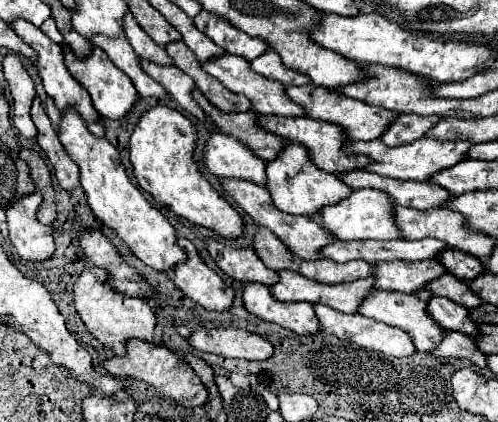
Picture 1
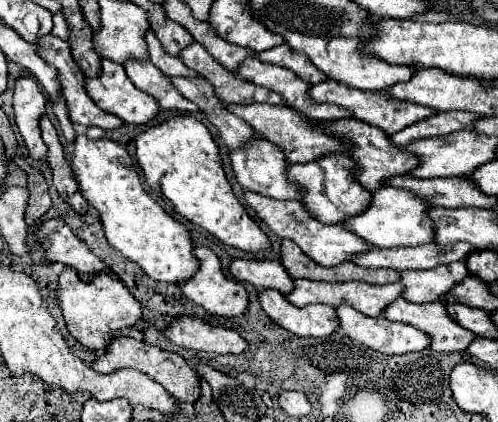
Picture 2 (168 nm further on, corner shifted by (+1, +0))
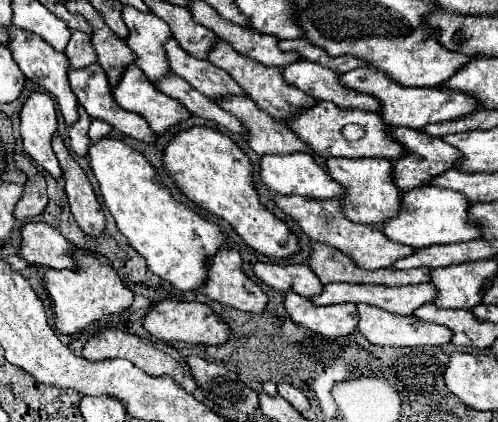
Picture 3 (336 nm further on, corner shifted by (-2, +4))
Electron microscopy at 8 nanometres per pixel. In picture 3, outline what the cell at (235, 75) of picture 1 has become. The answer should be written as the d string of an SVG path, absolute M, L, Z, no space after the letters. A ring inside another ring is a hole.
M298 60L282 68L282 78L314 100L330 100L342 110L364 110L364 112L378 112L378 100L372 96L348 90L340 84L340 74L322 68L320 64Z

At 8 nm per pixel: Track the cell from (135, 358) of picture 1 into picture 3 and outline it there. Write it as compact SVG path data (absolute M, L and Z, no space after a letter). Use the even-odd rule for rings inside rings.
M106 330L98 336L94 336L92 340L88 340L88 344L84 346L84 358L90 362L98 362L98 360L110 360L110 358L126 358L132 364L136 364L138 368L142 368L146 374L150 376L170 376L174 378L180 386L184 386L186 392L194 392L196 390L196 382L190 374L190 368L186 364L186 358L180 356L178 350L174 350L172 346L156 346L152 344L148 338L138 338L134 334L126 334L120 330Z

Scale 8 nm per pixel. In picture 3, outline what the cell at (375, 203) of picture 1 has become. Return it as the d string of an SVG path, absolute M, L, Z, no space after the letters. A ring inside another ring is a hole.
M418 186L410 192L400 194L400 210L394 218L384 222L382 232L386 238L406 244L412 248L426 248L434 244L454 244L480 238L480 228L468 222L470 202L464 196L458 196L454 190L436 188L436 186Z

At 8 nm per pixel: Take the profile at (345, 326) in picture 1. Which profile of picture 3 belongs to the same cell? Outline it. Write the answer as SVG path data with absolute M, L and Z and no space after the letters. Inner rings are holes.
M358 304L358 330L378 346L440 346L450 342L452 332L446 326L436 326L432 322L424 322L416 316L398 316L376 306Z

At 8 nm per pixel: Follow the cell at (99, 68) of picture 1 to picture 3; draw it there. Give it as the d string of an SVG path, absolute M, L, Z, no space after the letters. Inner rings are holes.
M134 64L126 66L120 84L112 88L112 96L124 110L140 114L156 134L166 132L170 126L176 126L190 116L178 100L156 90Z

